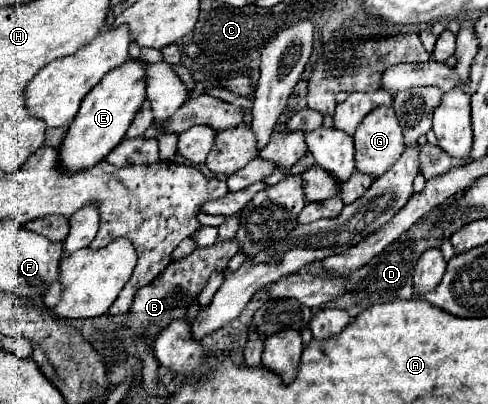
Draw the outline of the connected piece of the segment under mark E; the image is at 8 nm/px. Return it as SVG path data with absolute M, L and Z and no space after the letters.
M128 60L124 66L112 70L100 80L100 86L84 98L84 106L80 106L80 114L72 120L68 134L60 146L60 154L64 154L64 162L72 166L72 170L80 170L80 166L92 166L92 162L100 162L112 148L124 140L136 112L146 102L146 62Z

